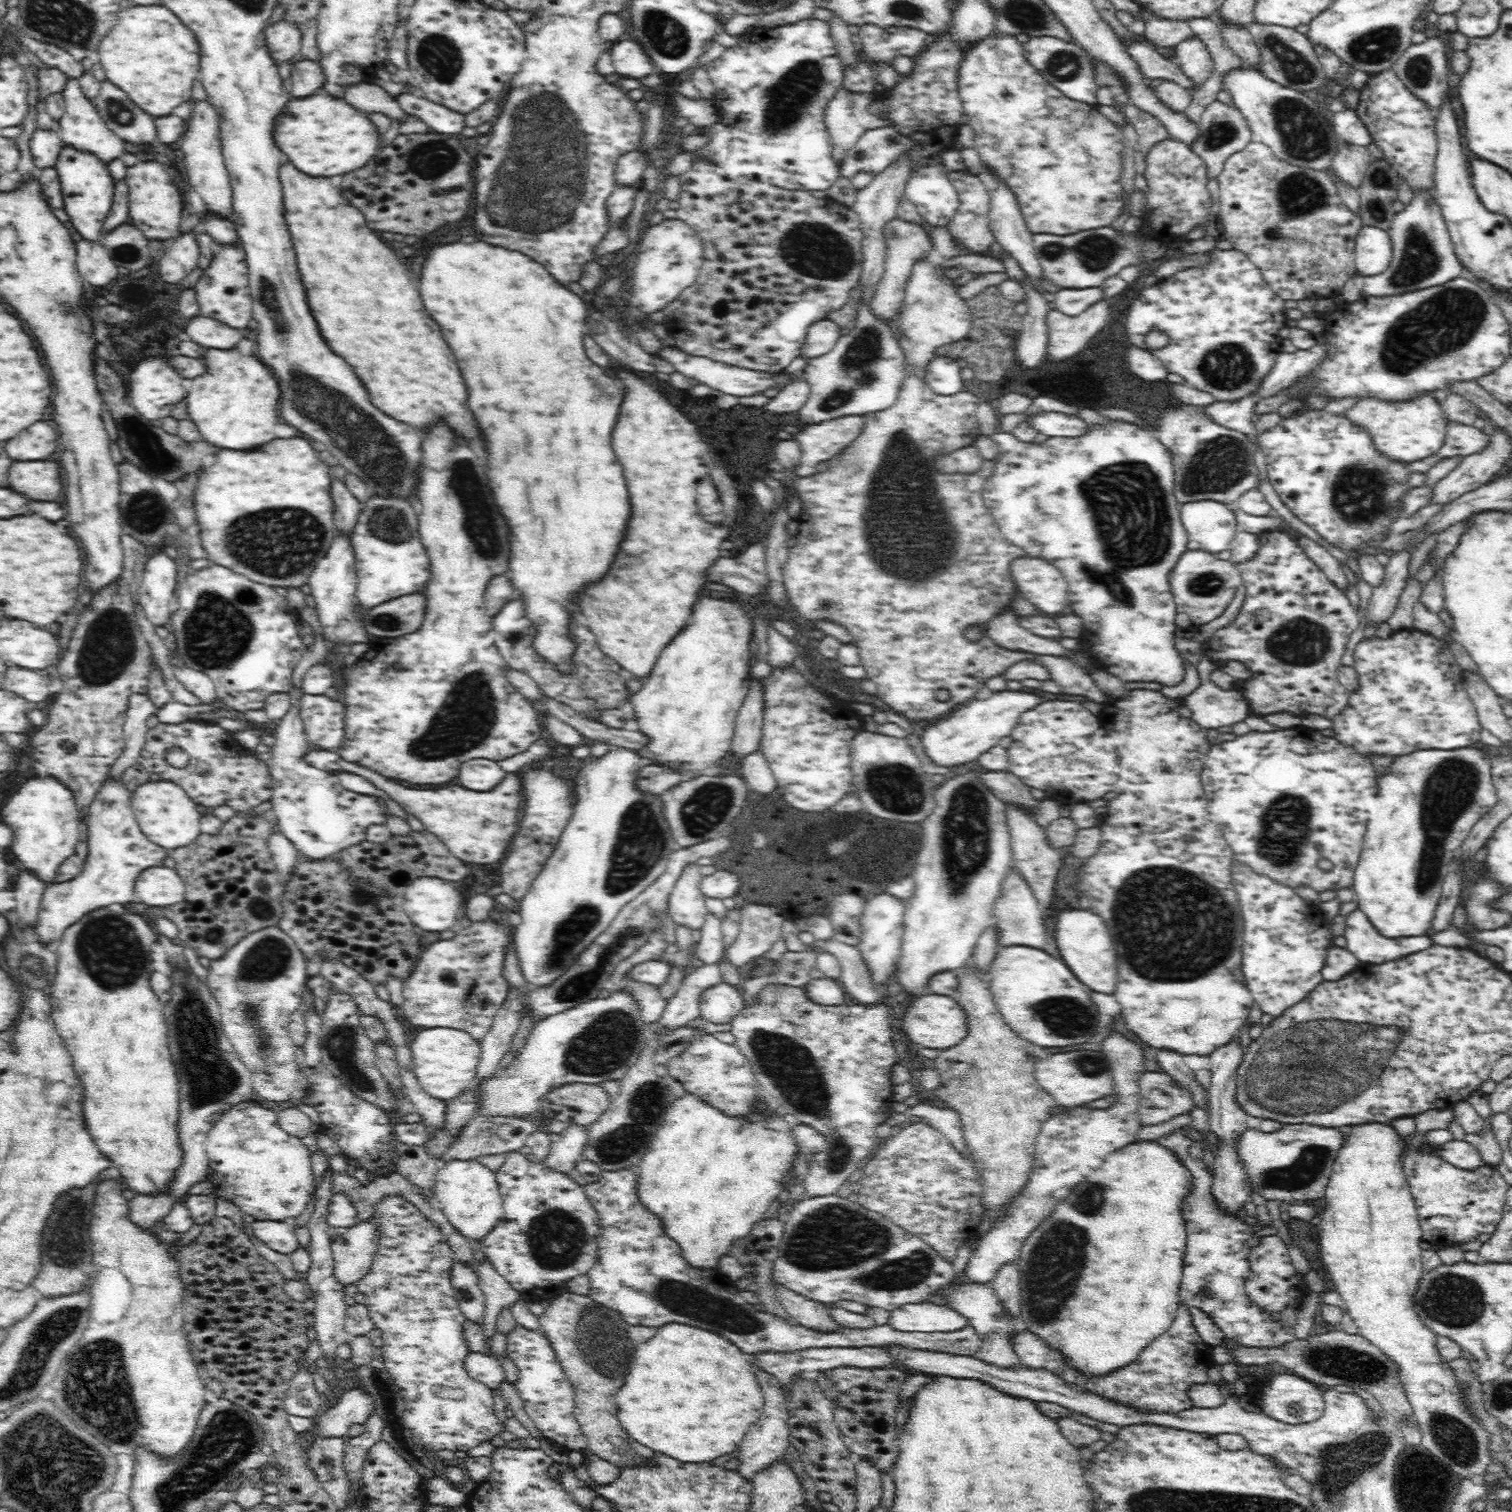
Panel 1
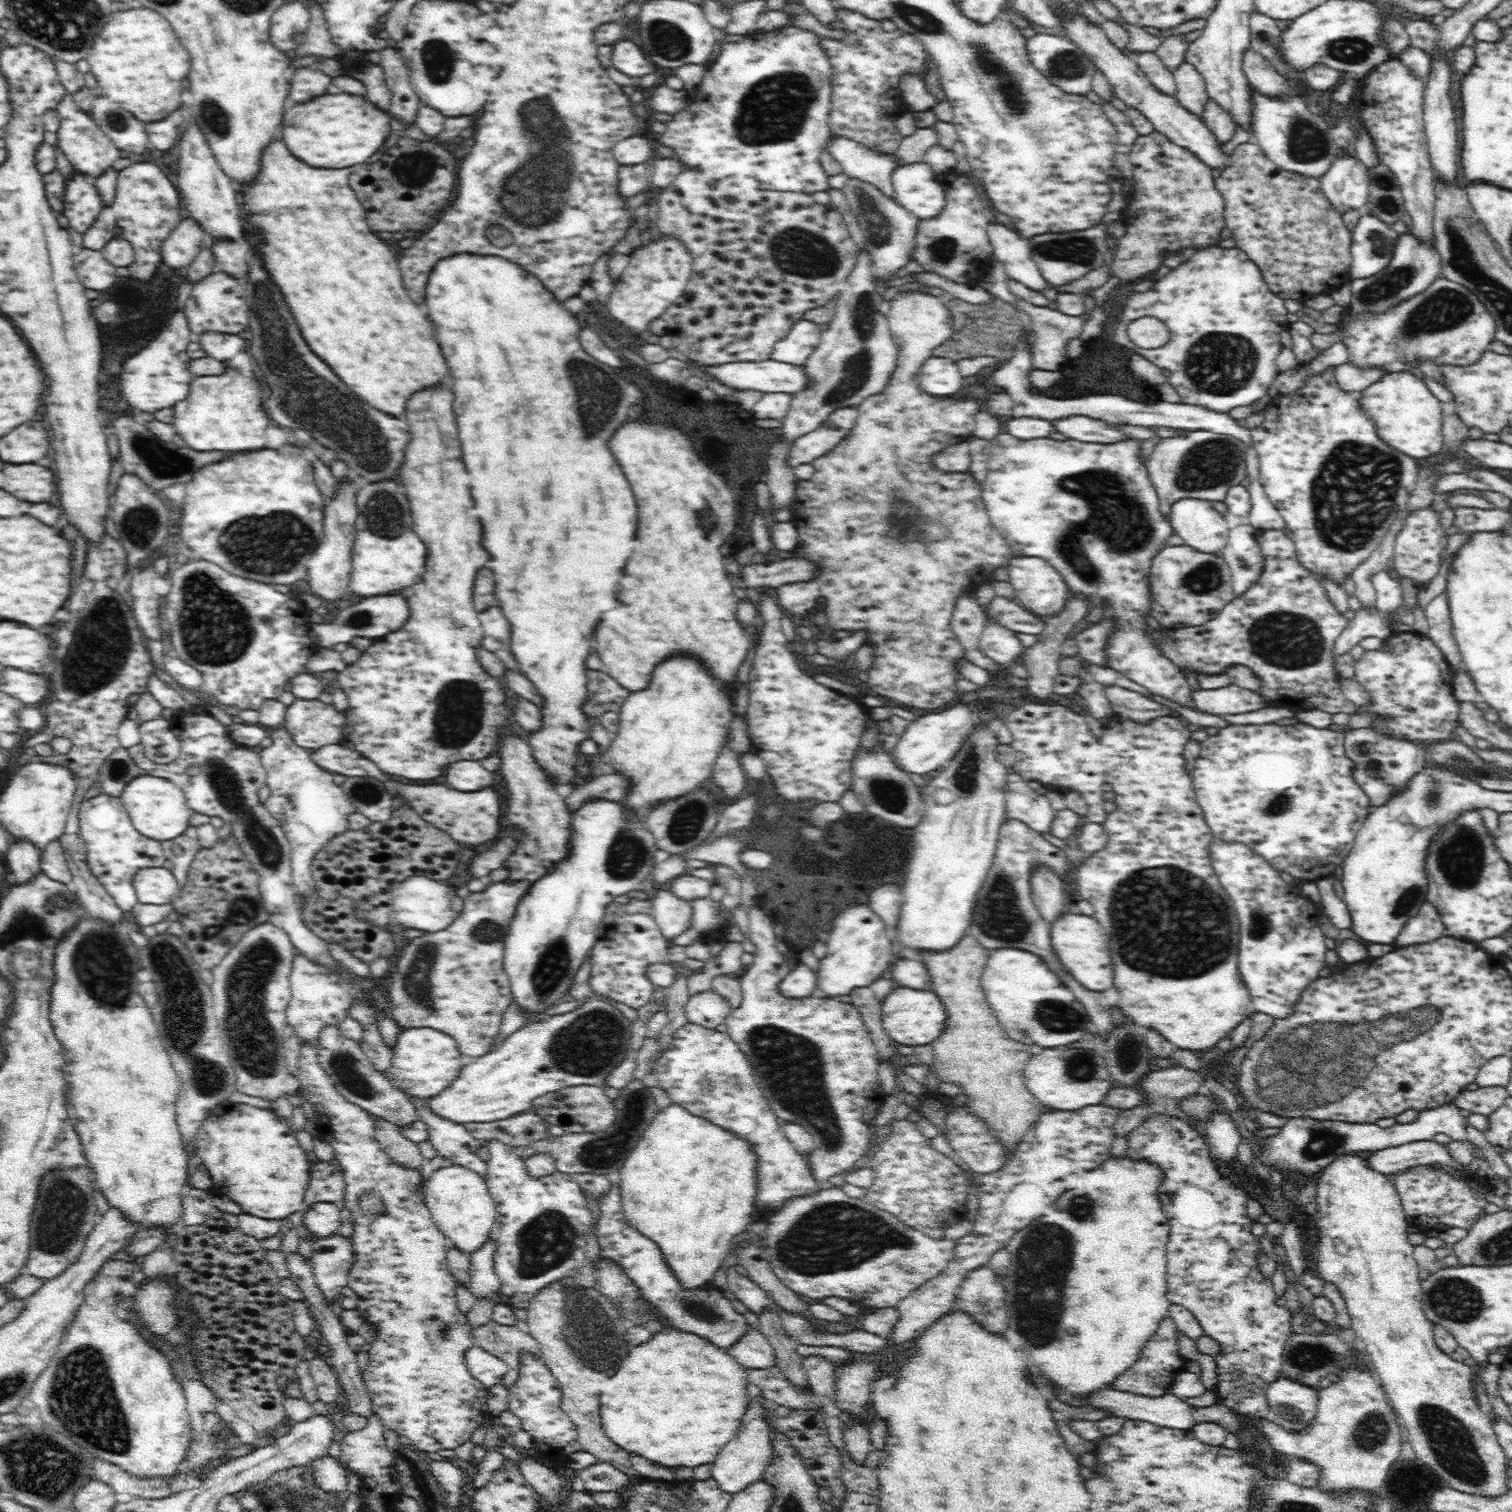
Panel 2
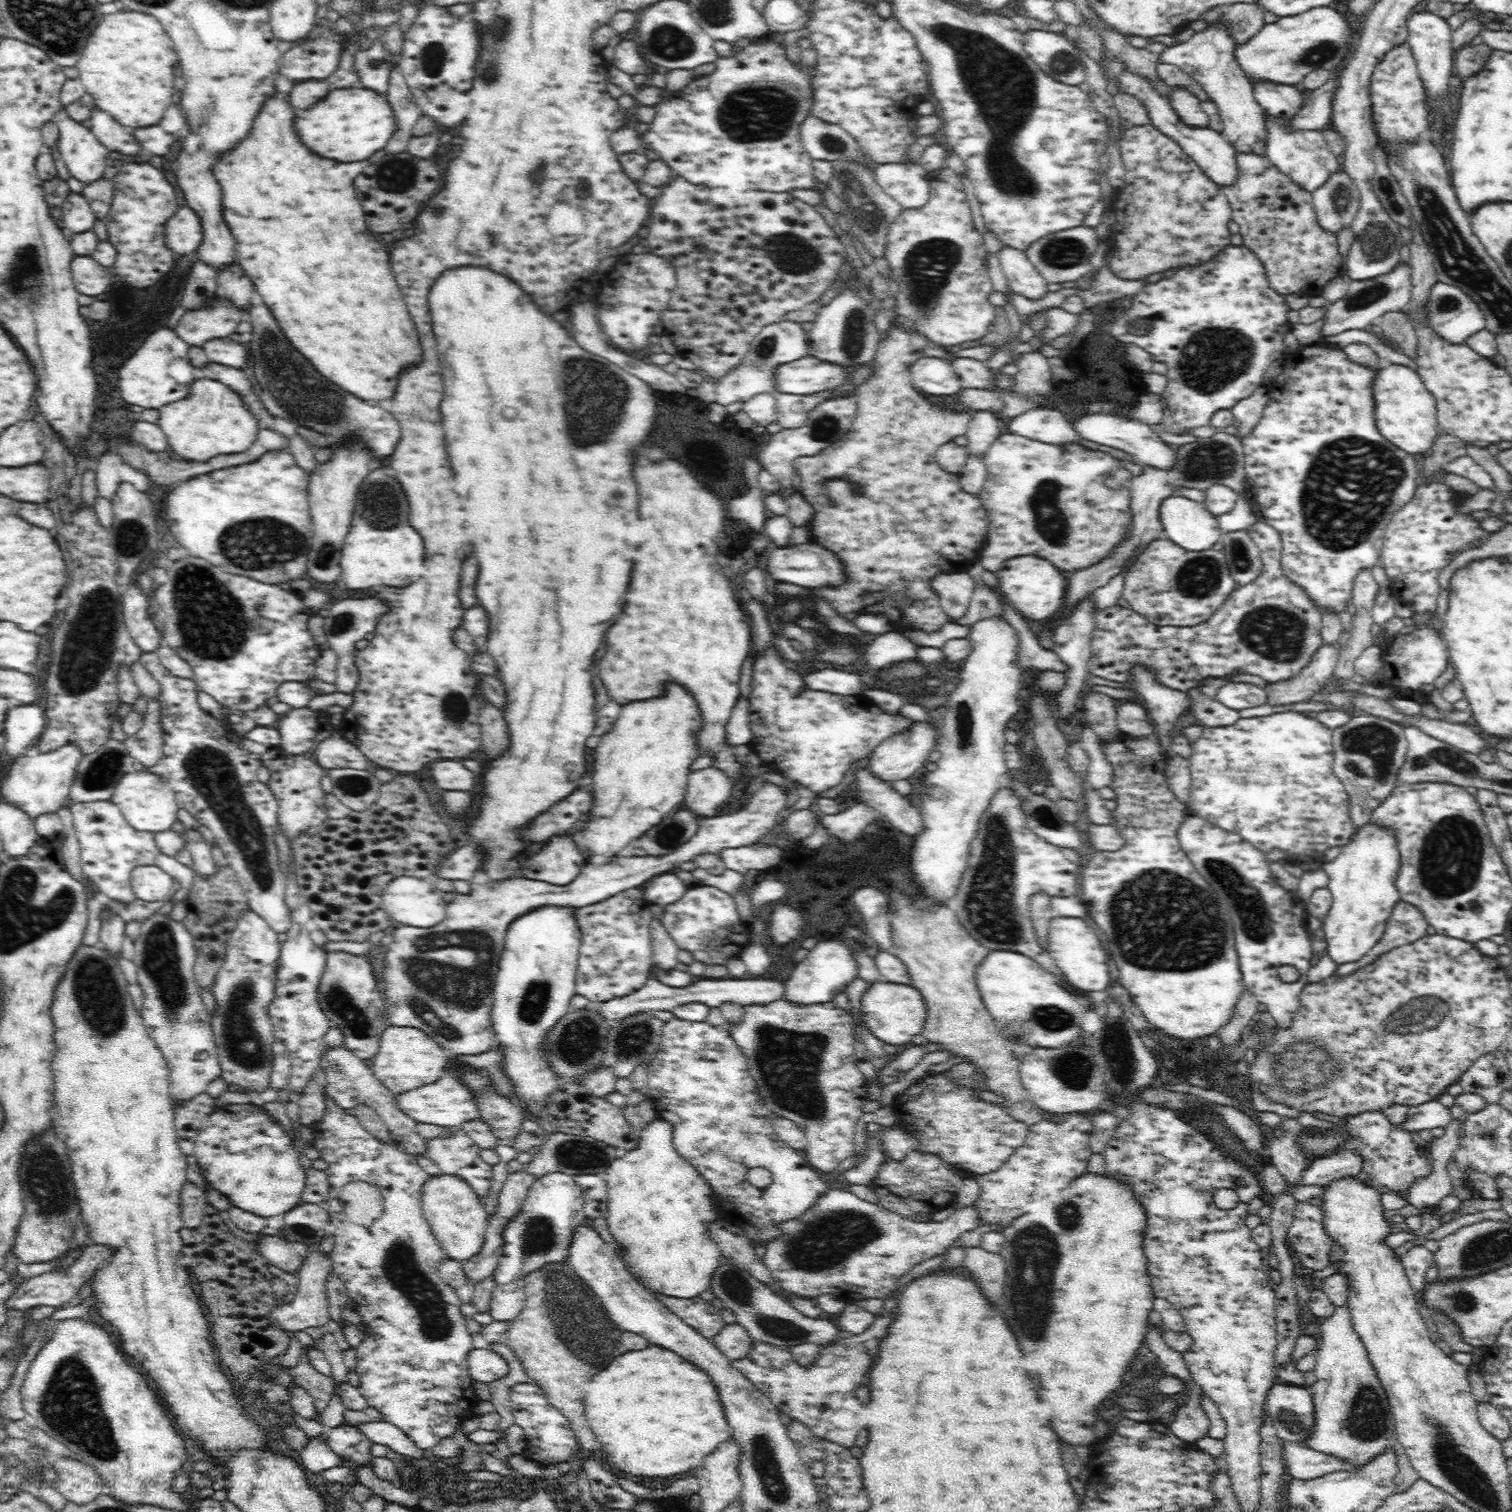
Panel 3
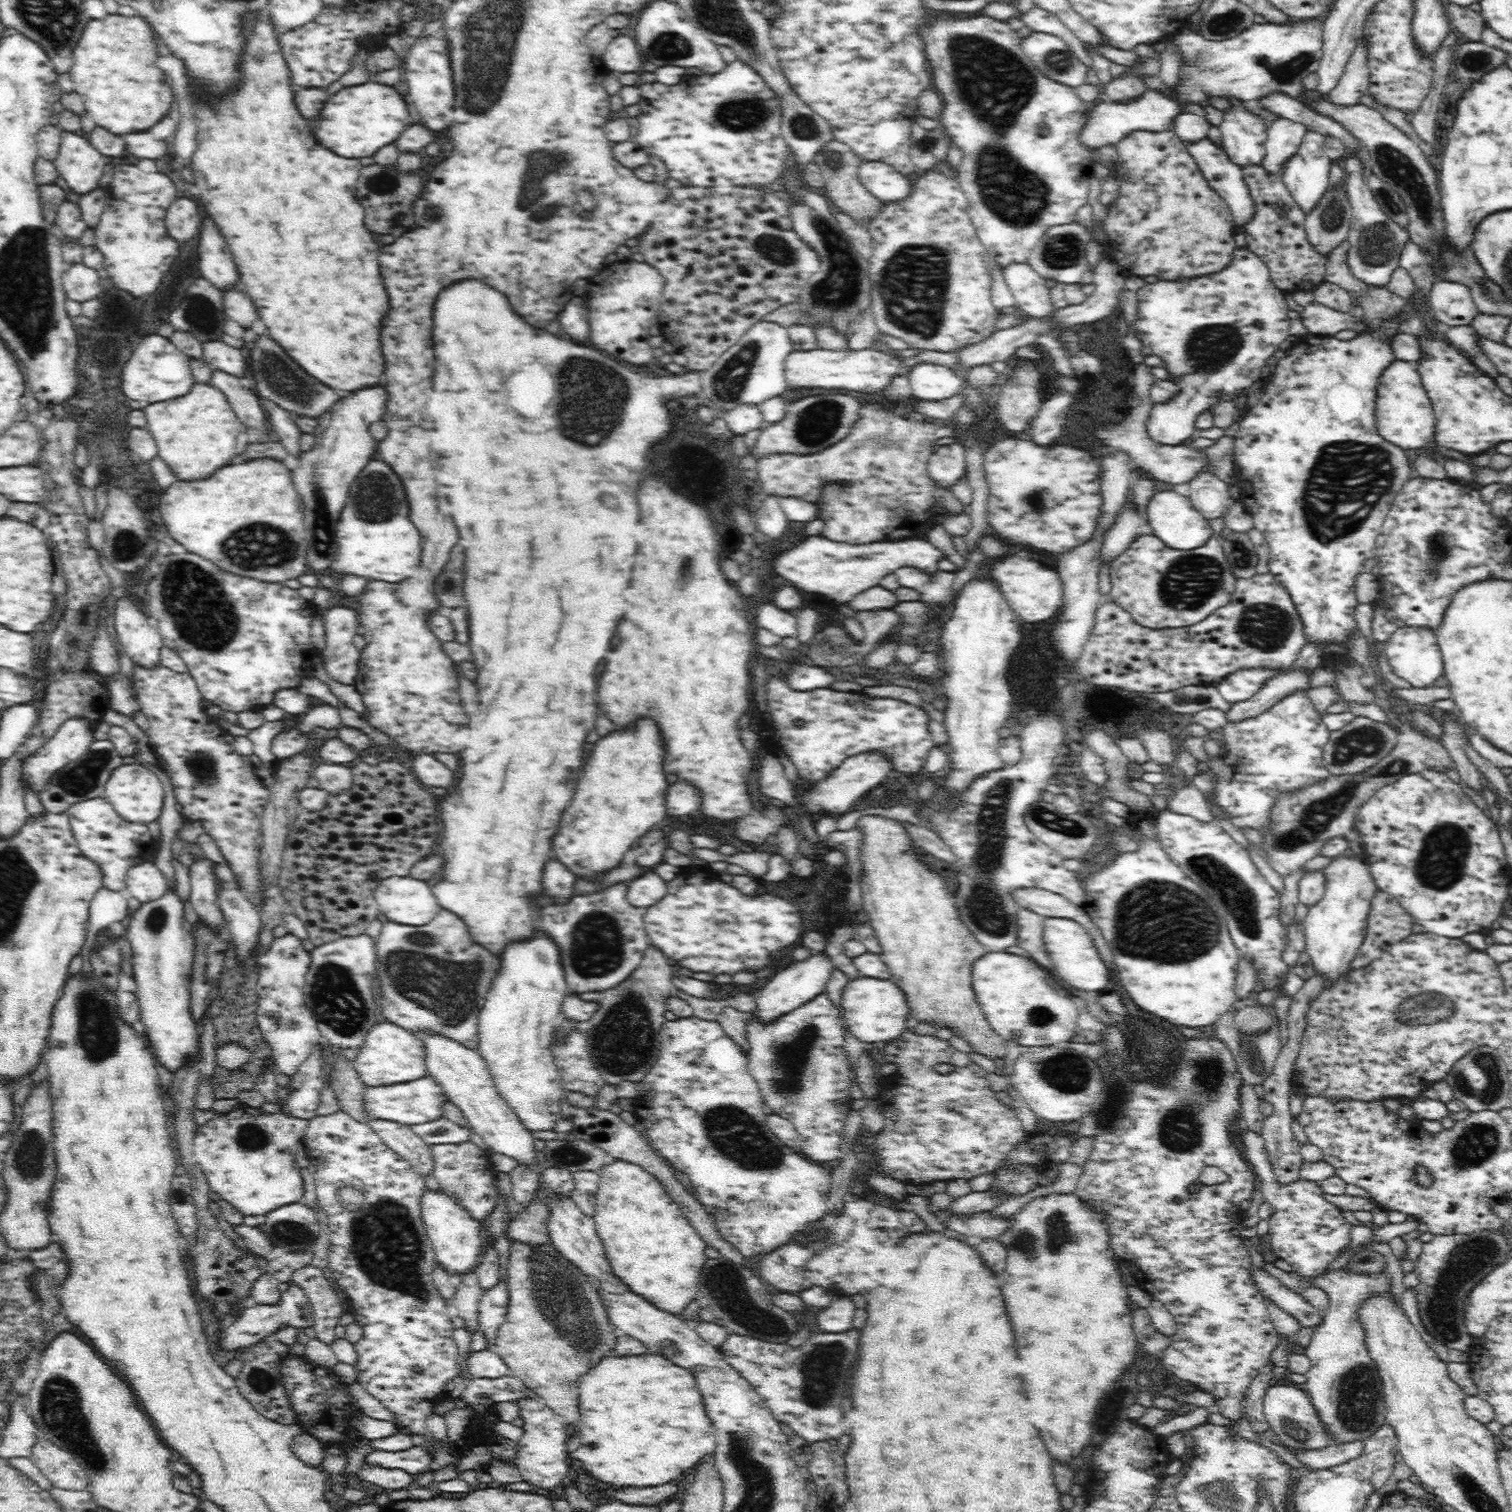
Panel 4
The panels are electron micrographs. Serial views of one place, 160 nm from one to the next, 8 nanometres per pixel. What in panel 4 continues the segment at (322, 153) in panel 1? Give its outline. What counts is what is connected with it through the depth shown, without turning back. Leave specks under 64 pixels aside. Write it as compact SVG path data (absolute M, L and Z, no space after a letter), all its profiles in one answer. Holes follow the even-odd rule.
M368 82L336 92L324 104L320 114L310 118L310 124L314 124L314 136L318 136L318 142L326 144L332 152L338 152L338 156L362 158L372 156L380 142L382 146L392 144L410 124L410 114L406 102L394 88Z

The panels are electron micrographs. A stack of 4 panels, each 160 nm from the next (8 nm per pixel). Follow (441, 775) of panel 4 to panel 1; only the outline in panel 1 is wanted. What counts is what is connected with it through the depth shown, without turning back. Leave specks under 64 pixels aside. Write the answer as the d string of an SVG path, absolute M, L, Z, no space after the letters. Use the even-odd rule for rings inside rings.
M475 758L460 766L456 784L478 792L488 792L502 782L506 773L496 760Z

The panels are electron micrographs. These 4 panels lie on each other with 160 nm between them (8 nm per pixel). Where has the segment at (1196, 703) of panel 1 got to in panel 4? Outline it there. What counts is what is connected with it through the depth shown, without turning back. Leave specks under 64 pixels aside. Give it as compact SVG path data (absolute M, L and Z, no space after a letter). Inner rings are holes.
M1240 669L1220 680L1215 687L1226 702L1236 704L1254 696L1262 684L1277 673L1272 669Z

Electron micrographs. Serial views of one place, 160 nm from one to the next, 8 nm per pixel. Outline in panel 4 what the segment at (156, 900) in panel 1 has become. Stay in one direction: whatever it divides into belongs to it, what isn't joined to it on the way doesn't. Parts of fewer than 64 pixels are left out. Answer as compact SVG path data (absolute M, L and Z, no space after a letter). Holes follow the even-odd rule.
M145 861L137 864L126 875L126 893L142 903L158 900L167 892L166 877L154 862Z

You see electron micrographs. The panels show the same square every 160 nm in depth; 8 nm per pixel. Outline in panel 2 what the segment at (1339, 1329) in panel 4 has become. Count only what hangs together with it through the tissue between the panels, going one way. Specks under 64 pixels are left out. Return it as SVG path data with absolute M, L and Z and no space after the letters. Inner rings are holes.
M1354 1366L1350 1368L1350 1372L1342 1374L1340 1382L1332 1384L1330 1388L1322 1388L1318 1394L1320 1408L1317 1408L1317 1416L1302 1431L1283 1429L1274 1424L1270 1417L1254 1422L1252 1428L1257 1429L1256 1434L1260 1434L1274 1452L1316 1465L1320 1474L1318 1487L1325 1490L1325 1493L1348 1494L1351 1490L1365 1490L1365 1493L1378 1494L1378 1503L1381 1502L1388 1483L1390 1466L1400 1457L1403 1436L1378 1375L1370 1370L1362 1370L1360 1366Z

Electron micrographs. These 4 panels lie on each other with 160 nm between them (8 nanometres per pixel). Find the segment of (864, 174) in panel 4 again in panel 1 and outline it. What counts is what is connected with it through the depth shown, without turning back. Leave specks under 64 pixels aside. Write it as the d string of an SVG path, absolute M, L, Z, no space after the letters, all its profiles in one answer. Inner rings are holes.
M936 164L920 166L911 174L905 187L904 196L912 202L912 205L916 208L916 214L921 215L924 222L928 222L931 226L947 226L959 210L958 191L950 183L941 166Z

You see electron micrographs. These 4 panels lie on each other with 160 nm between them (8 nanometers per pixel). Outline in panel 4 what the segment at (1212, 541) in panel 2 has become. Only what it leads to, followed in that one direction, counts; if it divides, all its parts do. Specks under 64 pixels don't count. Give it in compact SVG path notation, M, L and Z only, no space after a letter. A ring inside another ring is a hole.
M1159 490L1147 503L1148 521L1150 521L1151 534L1158 536L1162 543L1172 549L1191 550L1202 548L1213 535L1211 520L1204 518L1202 514L1190 502L1186 496L1175 491Z

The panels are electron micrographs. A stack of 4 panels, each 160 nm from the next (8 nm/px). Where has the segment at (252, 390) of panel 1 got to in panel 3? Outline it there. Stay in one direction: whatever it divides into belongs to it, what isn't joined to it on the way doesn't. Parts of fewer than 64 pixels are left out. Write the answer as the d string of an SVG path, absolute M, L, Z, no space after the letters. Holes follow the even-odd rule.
M210 378L196 380L190 388L190 394L184 400L178 400L174 404L166 404L158 412L160 413L160 420L157 424L168 436L168 444L172 446L172 450L178 456L182 456L182 459L208 460L208 458L218 456L218 454L244 452L256 442L256 436L258 436L258 420L242 406L242 398L232 388L228 388L226 384L222 384L218 380L210 380Z

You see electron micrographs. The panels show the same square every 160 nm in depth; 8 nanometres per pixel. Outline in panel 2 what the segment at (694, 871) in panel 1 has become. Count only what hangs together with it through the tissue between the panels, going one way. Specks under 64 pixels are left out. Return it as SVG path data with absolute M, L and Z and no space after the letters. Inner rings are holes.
M670 889L655 892L653 917L660 934L669 942L687 931L691 924L692 908L689 900L678 898Z

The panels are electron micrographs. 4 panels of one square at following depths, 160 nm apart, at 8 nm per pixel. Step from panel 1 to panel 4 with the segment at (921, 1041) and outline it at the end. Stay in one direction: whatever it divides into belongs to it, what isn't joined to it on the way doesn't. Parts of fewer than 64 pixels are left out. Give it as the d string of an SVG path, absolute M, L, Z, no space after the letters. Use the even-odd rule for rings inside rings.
M874 977L850 980L843 989L840 1006L843 1008L841 1015L844 1028L855 1039L868 1043L886 1042L899 1037L906 1029L909 1017L912 1016L912 1010L902 989L891 980Z

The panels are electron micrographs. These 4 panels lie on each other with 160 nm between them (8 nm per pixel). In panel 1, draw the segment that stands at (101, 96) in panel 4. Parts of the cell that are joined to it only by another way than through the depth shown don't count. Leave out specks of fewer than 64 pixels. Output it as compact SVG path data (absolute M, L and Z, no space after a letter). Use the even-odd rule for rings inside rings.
M131 6L134 8L126 8L118 14L118 22L98 48L98 56L106 68L106 78L120 86L130 100L152 116L168 116L172 108L192 96L192 84L198 78L198 42L194 40L190 28L186 28L170 10L162 6Z

